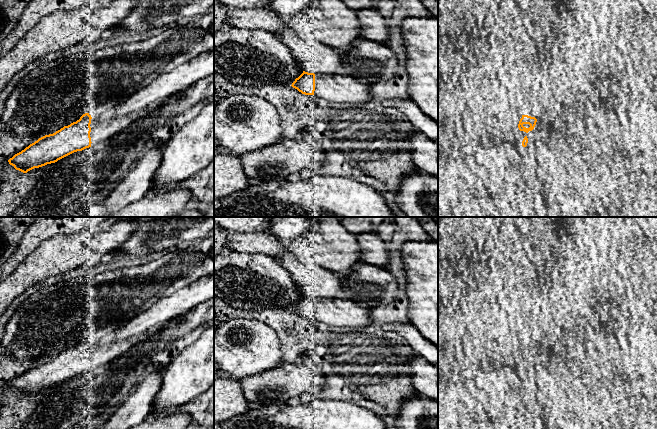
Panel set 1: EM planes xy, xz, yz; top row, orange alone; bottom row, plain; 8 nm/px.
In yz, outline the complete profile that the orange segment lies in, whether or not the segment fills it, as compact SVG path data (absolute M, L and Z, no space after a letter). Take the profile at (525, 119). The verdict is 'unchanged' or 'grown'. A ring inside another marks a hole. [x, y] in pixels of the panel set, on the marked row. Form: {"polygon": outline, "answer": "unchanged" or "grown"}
{"polygon": "M522 115L517 128L514 131L514 140L523 147L532 145L540 135L540 123L535 117Z", "answer": "grown"}

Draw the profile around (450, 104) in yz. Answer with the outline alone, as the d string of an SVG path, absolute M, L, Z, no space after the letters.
M438 91L438 121L452 122L465 108L462 98L454 91Z

